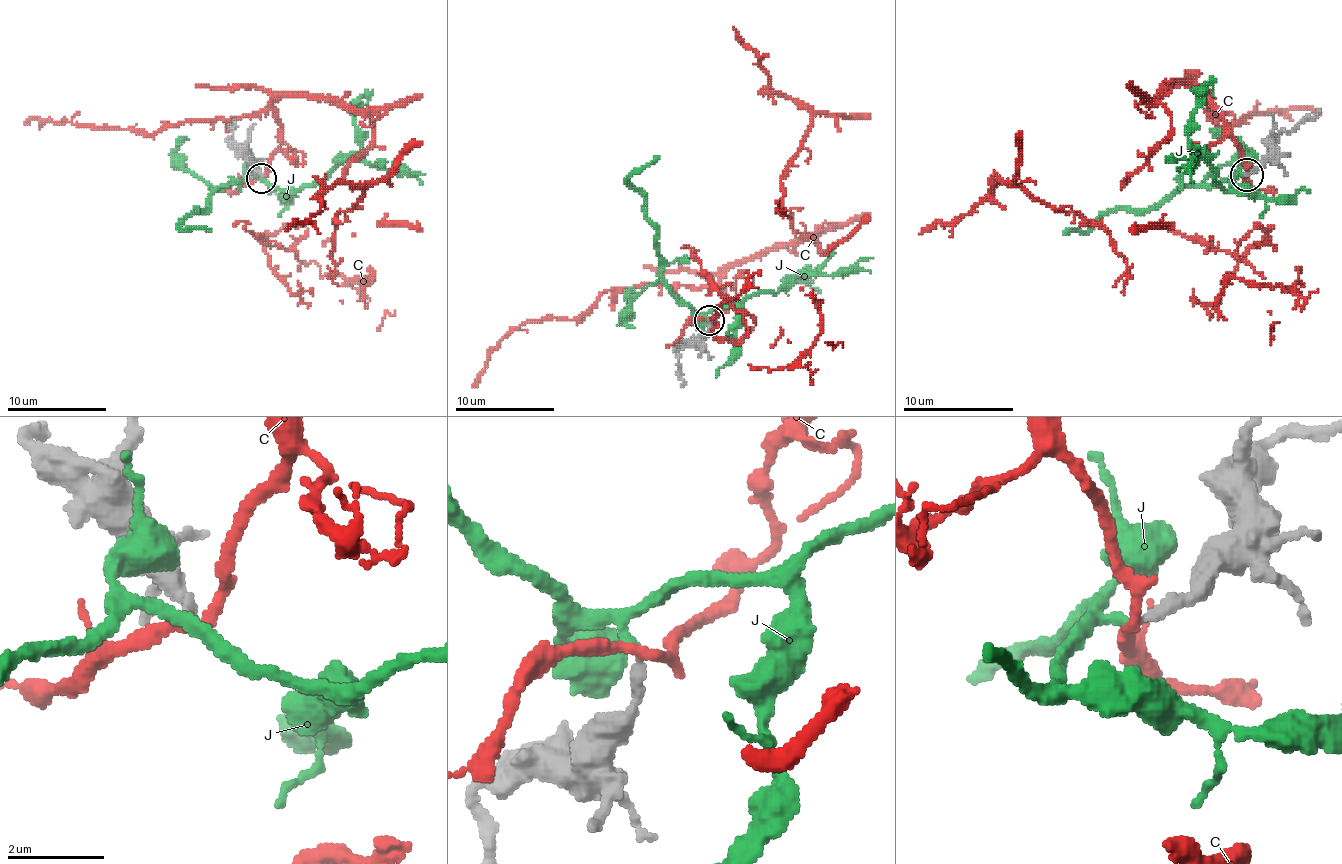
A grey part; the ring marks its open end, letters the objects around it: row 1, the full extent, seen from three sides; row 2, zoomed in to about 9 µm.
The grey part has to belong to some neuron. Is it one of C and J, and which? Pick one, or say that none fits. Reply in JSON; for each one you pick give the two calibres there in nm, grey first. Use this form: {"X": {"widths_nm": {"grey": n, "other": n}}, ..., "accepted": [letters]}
{"J": {"widths_nm": {"grey": 200, "other": 200}}, "accepted": ["J"]}

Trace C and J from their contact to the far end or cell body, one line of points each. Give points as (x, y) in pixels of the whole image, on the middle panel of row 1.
C: (708, 322), (728, 307), (731, 267), (808, 238), (820, 252), (780, 188), (810, 113), (768, 88), (733, 26)
J: (708, 320), (696, 315), (666, 285), (656, 233), (646, 215), (646, 198), (629, 180), (658, 156)

